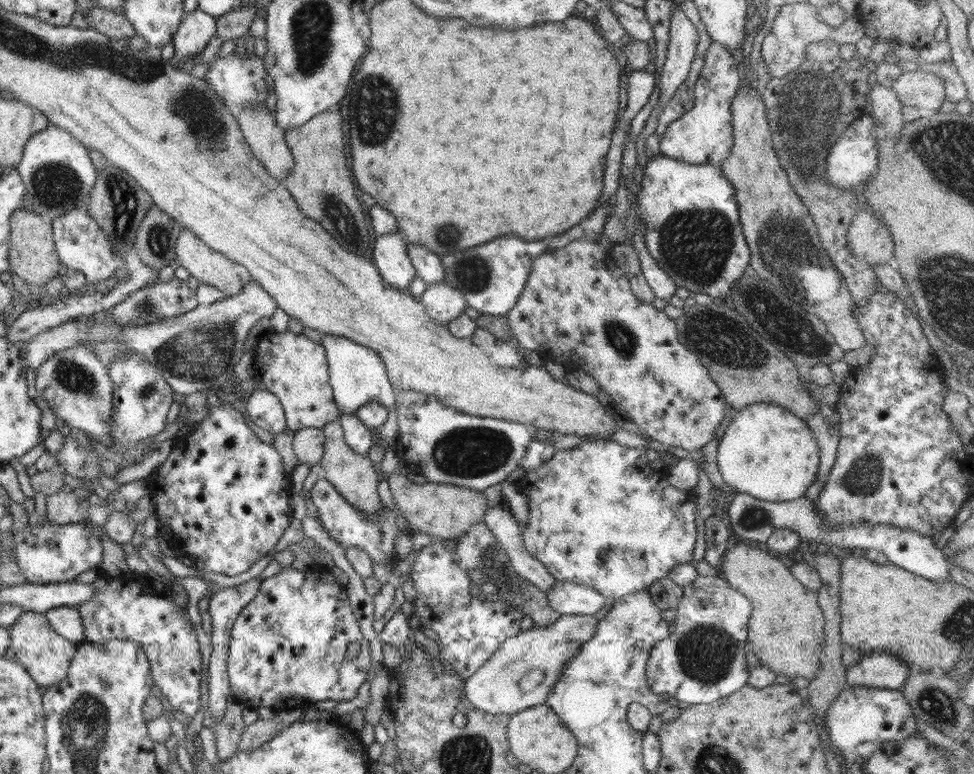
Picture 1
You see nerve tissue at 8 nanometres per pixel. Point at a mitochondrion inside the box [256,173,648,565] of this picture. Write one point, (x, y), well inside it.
(472, 451)

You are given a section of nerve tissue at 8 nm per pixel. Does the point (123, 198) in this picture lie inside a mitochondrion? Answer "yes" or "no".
yes

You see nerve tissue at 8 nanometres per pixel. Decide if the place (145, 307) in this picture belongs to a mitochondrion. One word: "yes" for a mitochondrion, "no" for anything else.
yes

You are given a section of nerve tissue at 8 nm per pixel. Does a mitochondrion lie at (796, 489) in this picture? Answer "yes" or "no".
no

